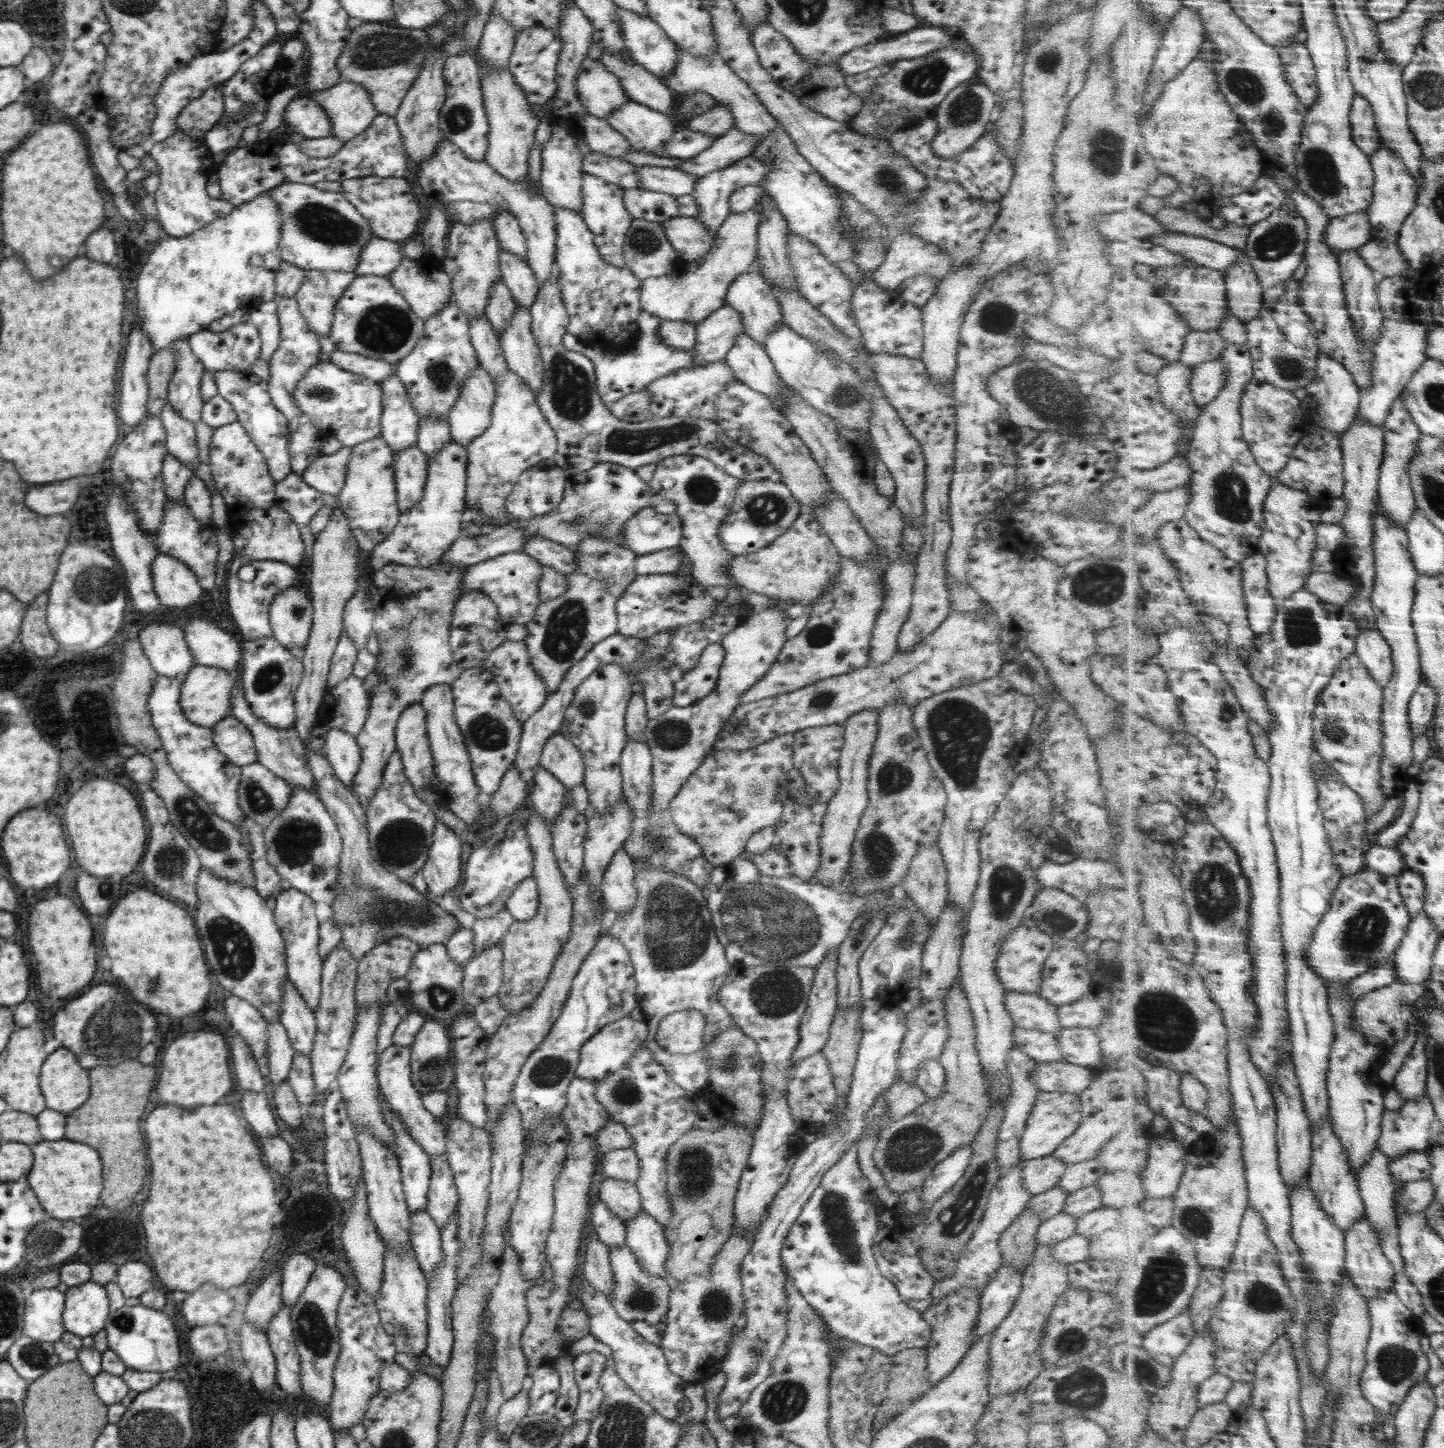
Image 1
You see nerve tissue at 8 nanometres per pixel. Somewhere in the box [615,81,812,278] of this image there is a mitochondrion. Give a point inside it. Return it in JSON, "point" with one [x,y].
{"point":[644,241]}

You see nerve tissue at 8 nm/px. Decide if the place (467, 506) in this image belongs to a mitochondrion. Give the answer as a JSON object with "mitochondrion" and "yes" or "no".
{"mitochondrion":"no"}

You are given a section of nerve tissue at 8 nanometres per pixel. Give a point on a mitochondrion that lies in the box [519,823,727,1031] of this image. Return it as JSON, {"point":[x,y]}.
{"point":[677,932]}

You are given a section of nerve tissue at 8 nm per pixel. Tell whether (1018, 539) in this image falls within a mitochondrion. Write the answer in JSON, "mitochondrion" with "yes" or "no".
{"mitochondrion":"no"}

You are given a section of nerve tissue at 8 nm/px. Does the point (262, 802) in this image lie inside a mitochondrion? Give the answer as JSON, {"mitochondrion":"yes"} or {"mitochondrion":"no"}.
{"mitochondrion":"yes"}

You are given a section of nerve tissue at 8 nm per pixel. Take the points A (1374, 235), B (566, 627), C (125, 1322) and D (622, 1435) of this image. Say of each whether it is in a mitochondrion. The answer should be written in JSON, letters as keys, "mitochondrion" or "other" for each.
{"A":"other","B":"mitochondrion","C":"mitochondrion","D":"mitochondrion"}

